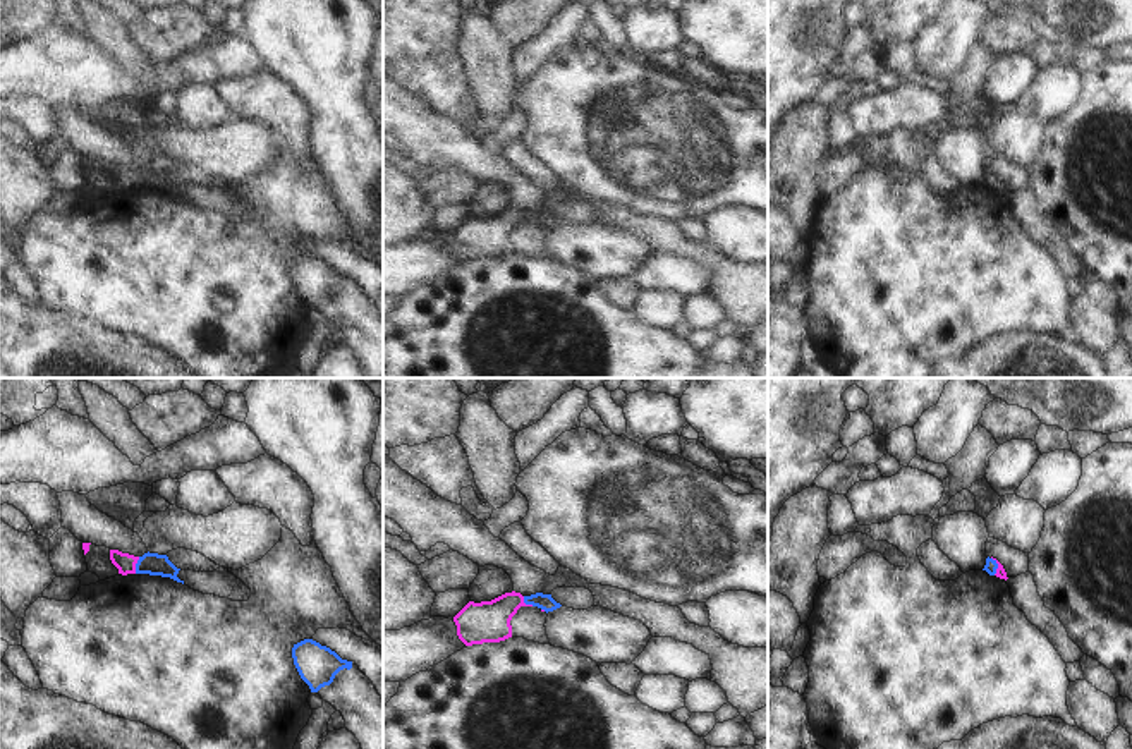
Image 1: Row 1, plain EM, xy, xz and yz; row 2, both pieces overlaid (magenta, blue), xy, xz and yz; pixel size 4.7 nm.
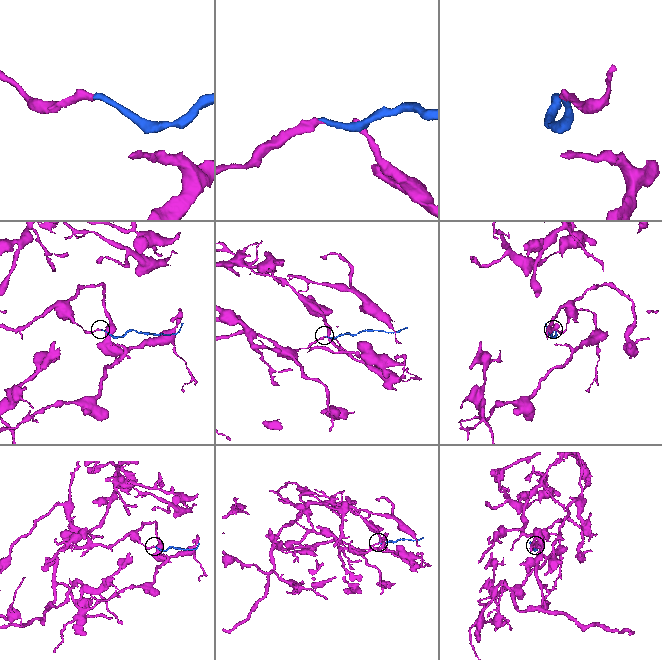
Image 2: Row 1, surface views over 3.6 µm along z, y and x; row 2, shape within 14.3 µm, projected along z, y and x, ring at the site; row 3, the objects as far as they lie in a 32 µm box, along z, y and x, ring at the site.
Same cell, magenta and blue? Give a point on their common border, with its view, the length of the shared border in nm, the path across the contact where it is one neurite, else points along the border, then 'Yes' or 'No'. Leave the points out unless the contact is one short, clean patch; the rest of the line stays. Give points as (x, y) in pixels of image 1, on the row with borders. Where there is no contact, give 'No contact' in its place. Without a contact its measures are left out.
Touches magenta at xy (134, 566). Shared border 80 nm. Path across: xy (126, 564), (134, 566), (153, 564). Yes.

